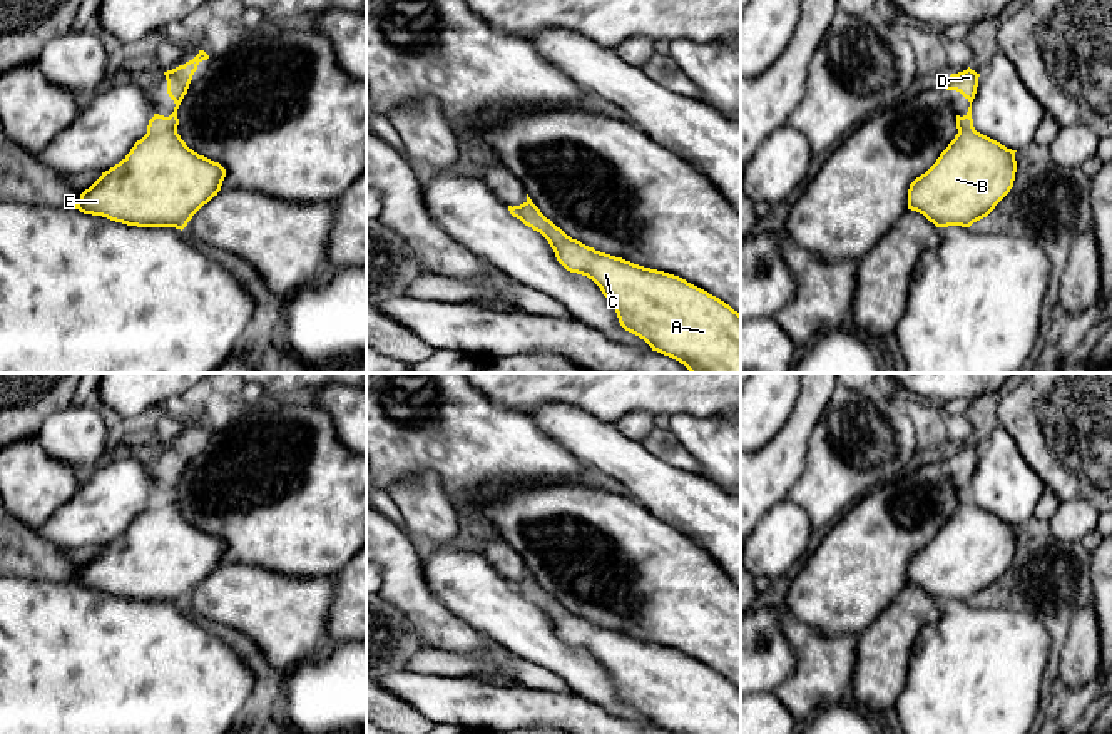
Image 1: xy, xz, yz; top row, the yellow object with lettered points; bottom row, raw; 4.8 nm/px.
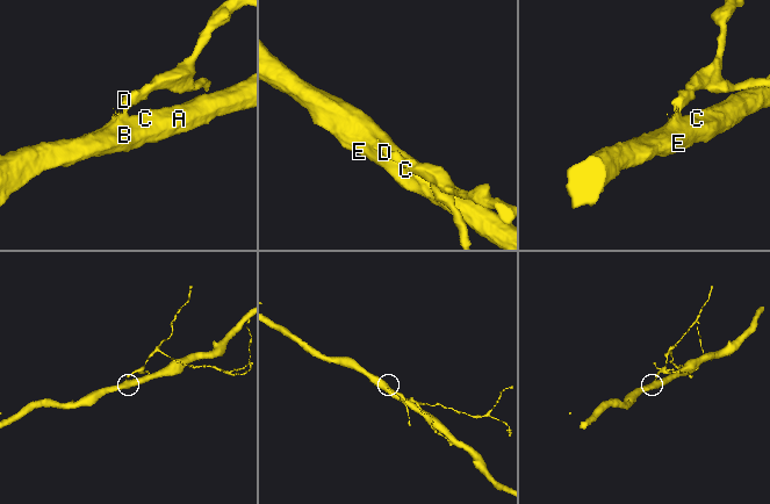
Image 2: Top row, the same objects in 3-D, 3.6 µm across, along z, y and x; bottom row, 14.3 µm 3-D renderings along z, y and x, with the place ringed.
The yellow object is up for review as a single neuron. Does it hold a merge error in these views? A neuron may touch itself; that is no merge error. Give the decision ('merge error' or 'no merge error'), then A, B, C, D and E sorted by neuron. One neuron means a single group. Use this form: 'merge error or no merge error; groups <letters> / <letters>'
merge error; groups A B C E / D

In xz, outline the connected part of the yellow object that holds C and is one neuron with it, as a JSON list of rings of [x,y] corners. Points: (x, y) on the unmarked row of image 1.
[[[530,577],[513,580],[512,584],[518,590],[518,594],[532,592],[535,595],[532,604],[540,607],[548,615],[557,635],[567,645],[592,654],[615,682],[620,701],[625,706],[644,714],[652,722],[652,726],[657,726],[672,734],[741,734],[741,689],[719,672],[687,657],[679,650],[634,639],[622,632],[595,625],[594,622],[572,614],[540,585],[537,585]]]

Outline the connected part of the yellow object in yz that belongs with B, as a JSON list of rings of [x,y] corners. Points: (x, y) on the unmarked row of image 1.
[[[977,505],[958,507],[936,537],[910,558],[908,584],[923,589],[936,602],[970,602],[987,592],[1013,562],[1015,527]]]

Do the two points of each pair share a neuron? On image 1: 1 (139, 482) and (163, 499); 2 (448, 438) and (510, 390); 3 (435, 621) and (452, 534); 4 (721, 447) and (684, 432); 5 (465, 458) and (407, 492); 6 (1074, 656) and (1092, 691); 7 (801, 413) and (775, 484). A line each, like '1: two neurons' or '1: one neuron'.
1: two neurons
2: two neurons
3: two neurons
4: one neuron
5: two neurons
6: two neurons
7: one neuron

